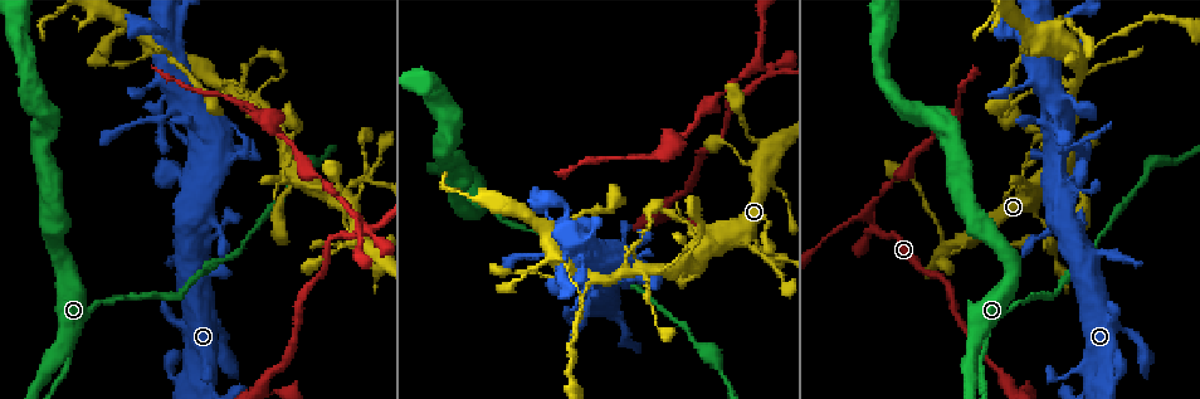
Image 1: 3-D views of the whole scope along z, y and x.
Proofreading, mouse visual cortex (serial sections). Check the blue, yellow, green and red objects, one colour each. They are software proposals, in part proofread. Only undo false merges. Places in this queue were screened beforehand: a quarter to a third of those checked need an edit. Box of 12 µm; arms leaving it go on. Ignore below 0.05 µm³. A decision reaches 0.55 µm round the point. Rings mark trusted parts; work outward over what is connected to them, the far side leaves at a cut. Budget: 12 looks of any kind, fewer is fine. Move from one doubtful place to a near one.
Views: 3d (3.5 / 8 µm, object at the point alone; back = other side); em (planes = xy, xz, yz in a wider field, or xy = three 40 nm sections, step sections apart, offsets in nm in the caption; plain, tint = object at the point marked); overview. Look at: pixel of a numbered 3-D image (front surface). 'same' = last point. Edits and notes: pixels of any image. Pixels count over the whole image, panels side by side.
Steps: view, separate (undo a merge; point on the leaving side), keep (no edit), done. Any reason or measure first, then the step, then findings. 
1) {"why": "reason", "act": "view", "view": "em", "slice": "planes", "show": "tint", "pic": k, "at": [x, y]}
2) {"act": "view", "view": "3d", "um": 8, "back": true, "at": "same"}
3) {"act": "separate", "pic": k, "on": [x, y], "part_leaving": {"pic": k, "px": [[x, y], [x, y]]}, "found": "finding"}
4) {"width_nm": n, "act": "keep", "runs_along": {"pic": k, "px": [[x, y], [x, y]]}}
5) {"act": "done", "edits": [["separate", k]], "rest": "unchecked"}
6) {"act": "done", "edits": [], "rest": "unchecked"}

{"why": "sharp bend", "act": "view", "view": "3d", "um": 3.5, "pic": 1, "at": [767, 71]}

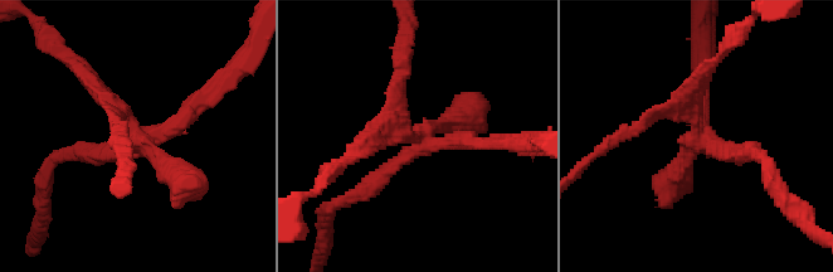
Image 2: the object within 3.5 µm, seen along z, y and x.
{"why": "need the tissue", "act": "view", "view": "em", "slice": "xy", "step": 1, "show": "tint", "pic": 2, "at": [420, 136]}

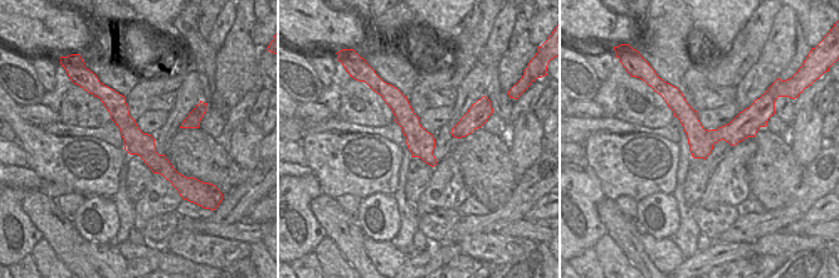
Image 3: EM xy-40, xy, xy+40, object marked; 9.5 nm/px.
{"act": "separate", "pic": 2, "on": [391, 139], "found": "a second cell is stuck on"}

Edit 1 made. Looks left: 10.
{"why": "redraw", "act": "view", "view": "overview"}

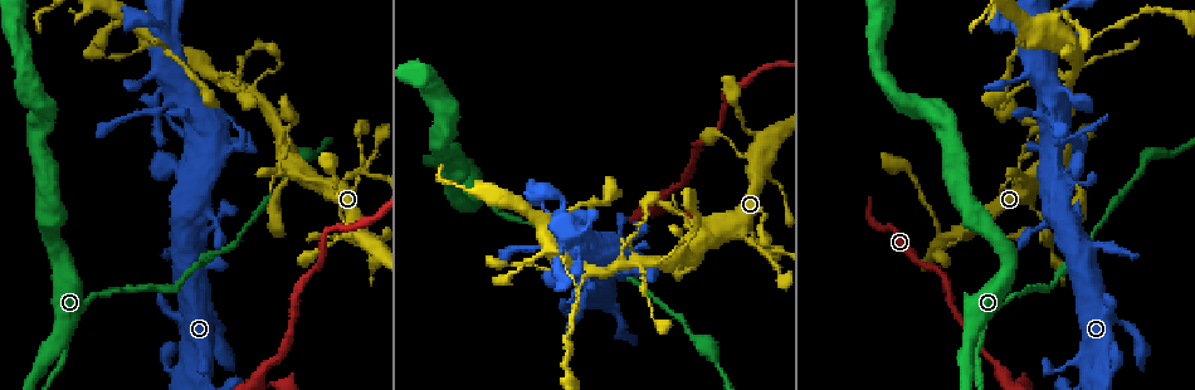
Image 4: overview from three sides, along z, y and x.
{"why": "three arms meet", "act": "view", "view": "3d", "um": 8, "pic": 4, "at": [652, 261]}

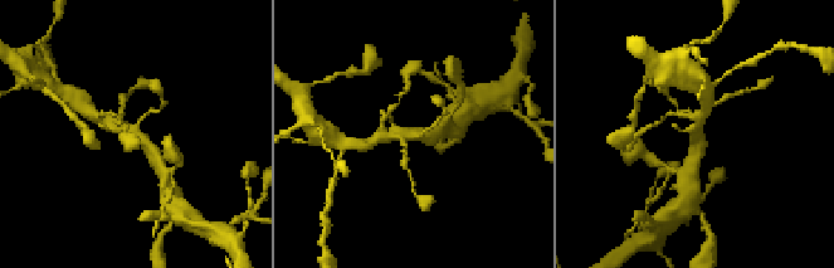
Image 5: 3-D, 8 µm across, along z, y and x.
{"act": "view", "view": "em", "slice": "xy", "step": 3, "show": "tint", "pic": 5, "at": [699, 133]}

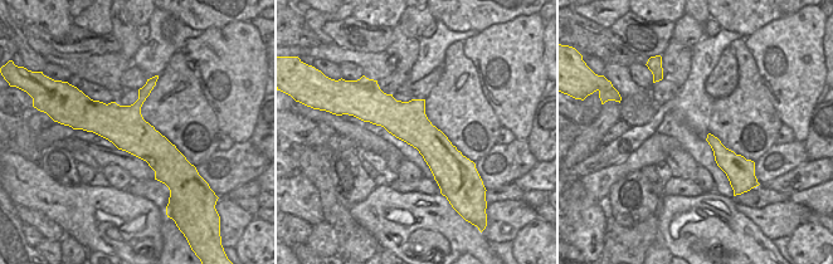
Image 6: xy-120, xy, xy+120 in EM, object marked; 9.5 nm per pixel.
{"act": "keep", "runs_along": {"pic": 6, "px": [[366, 111], [405, 120], [461, 162]]}, "found": "continuous, no second cell"}

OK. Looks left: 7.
{"why": "narrows sharply", "act": "view", "view": "3d", "um": 3.5, "back": true, "pic": 4, "at": [1046, 229]}

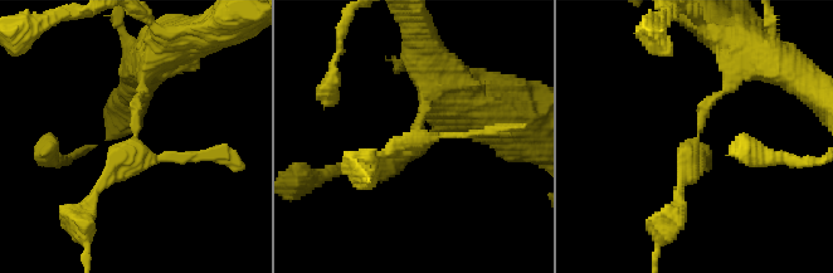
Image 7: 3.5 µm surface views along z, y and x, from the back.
{"act": "view", "view": "em", "slice": "planes", "show": "tint", "pic": 7, "at": [135, 139]}

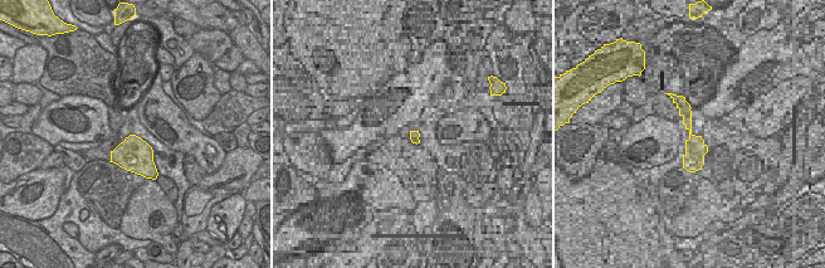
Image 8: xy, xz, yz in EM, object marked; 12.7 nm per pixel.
{"width_nm": 440, "act": "separate", "pic": 7, "on": [405, 140], "part_leaving": {"pic": 7, "px": [[135, 137], [77, 218], [84, 234]]}, "found": "two cells meet here"}

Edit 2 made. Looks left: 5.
{"why": "redraw", "act": "view", "view": "overview"}

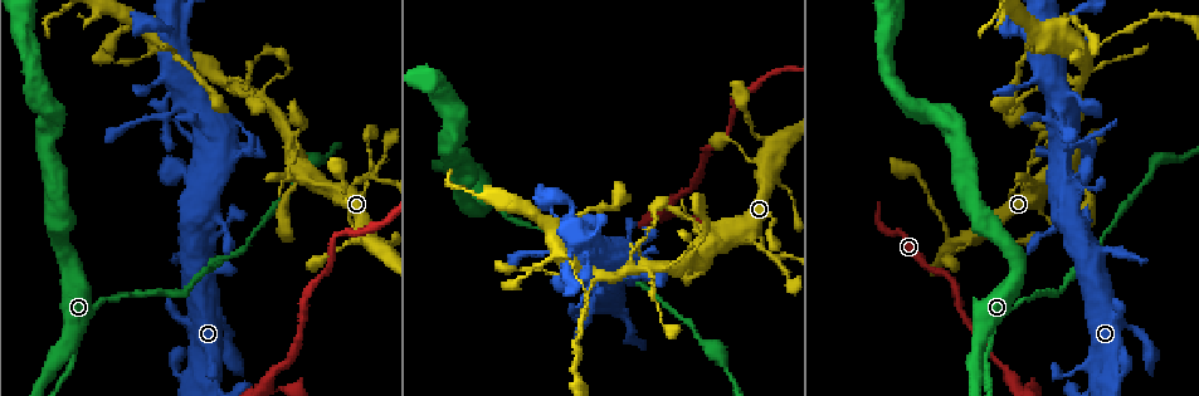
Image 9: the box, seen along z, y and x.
{"why": "a fork", "act": "view", "view": "3d", "um": 3.5, "pic": 9, "at": [599, 277]}

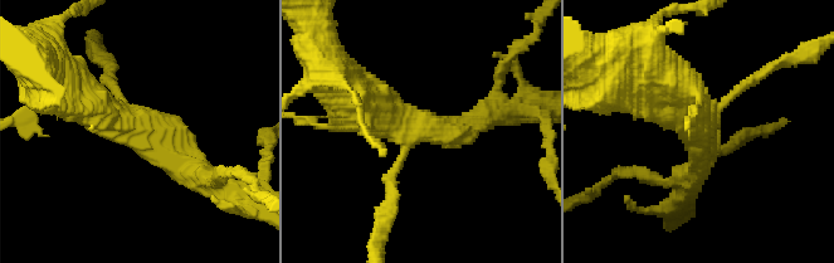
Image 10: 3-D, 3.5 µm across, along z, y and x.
{"arms": 3, "arm_widths_nm": [150, 300, 500], "act": "view", "view": "em", "slice": "planes", "show": "tint", "pic": 10, "at": [131, 127]}

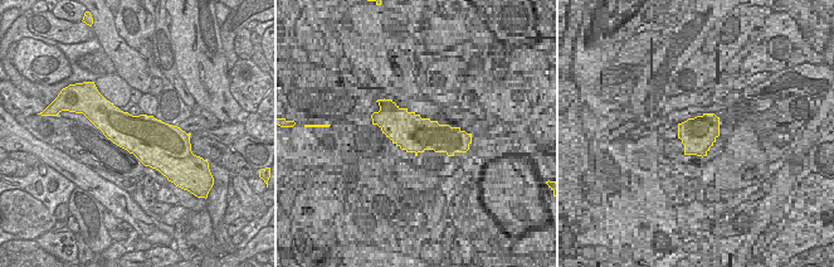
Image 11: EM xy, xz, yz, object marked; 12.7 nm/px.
{"why": "cut it another way", "act": "view", "view": "em", "slice": "xy", "step": 1, "show": "tint", "at": "same"}

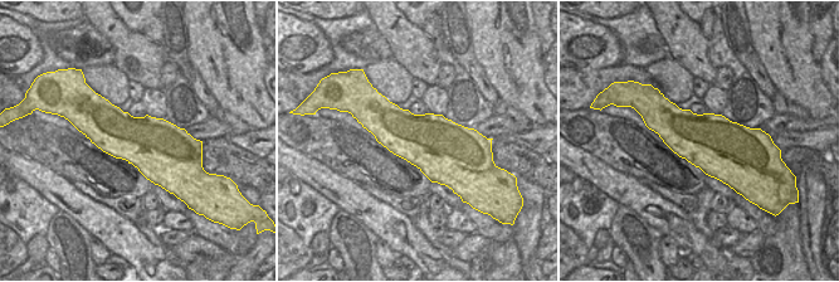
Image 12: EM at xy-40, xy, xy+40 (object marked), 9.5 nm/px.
{"act": "keep", "runs_along": {"pic": 10, "px": [[198, 171], [97, 110], [67, 79]]}, "found": "all the same cell"}

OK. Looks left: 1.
{"act": "done", "edits": [["separate", 2], ["separate", 7]], "rest": "unchecked"}

